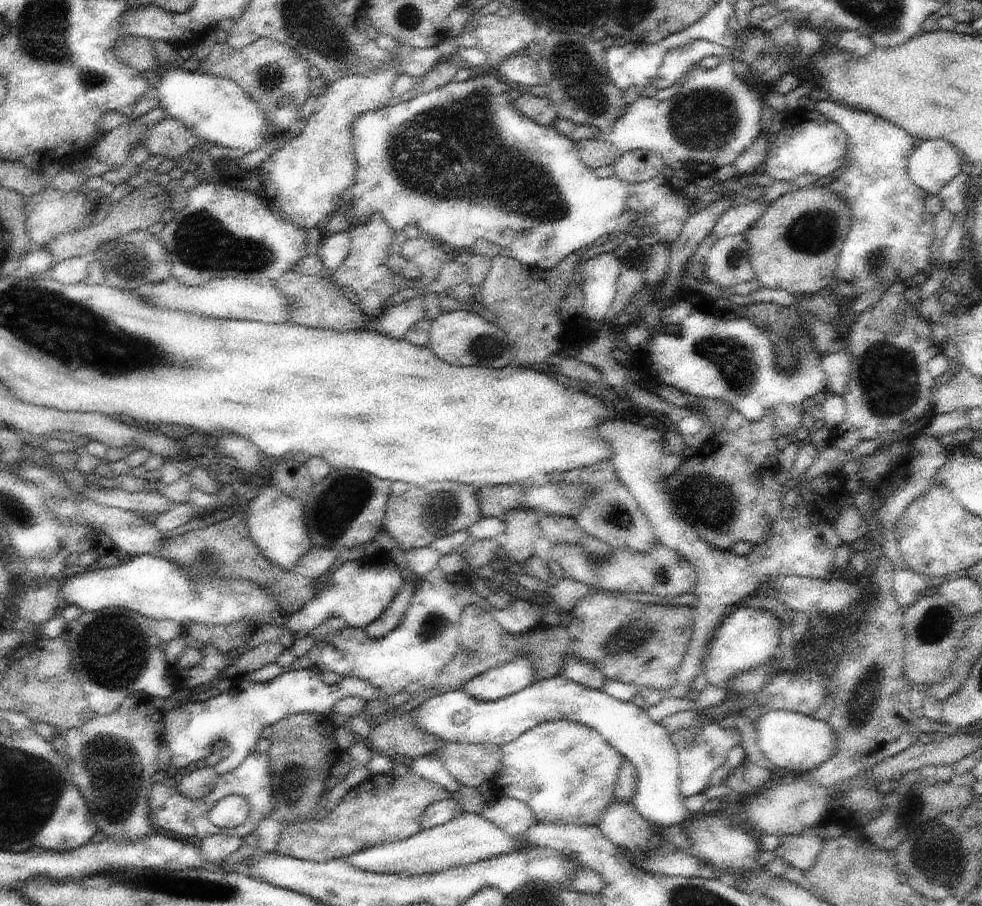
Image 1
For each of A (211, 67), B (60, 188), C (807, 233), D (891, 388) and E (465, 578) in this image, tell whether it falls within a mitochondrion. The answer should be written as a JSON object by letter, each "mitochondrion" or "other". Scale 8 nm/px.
{"A":"other","B":"other","C":"mitochondrion","D":"mitochondrion","E":"other"}

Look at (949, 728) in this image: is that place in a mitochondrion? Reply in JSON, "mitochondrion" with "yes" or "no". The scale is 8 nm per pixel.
{"mitochondrion":"no"}

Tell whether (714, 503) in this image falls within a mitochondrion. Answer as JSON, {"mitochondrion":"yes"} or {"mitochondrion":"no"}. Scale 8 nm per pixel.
{"mitochondrion":"yes"}

